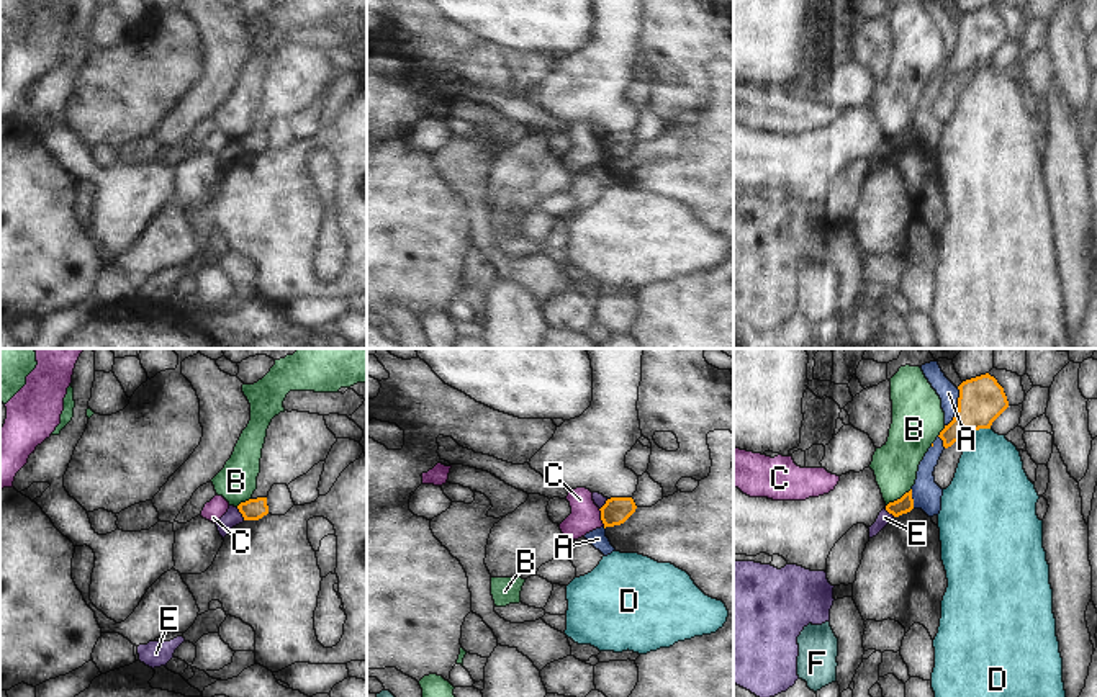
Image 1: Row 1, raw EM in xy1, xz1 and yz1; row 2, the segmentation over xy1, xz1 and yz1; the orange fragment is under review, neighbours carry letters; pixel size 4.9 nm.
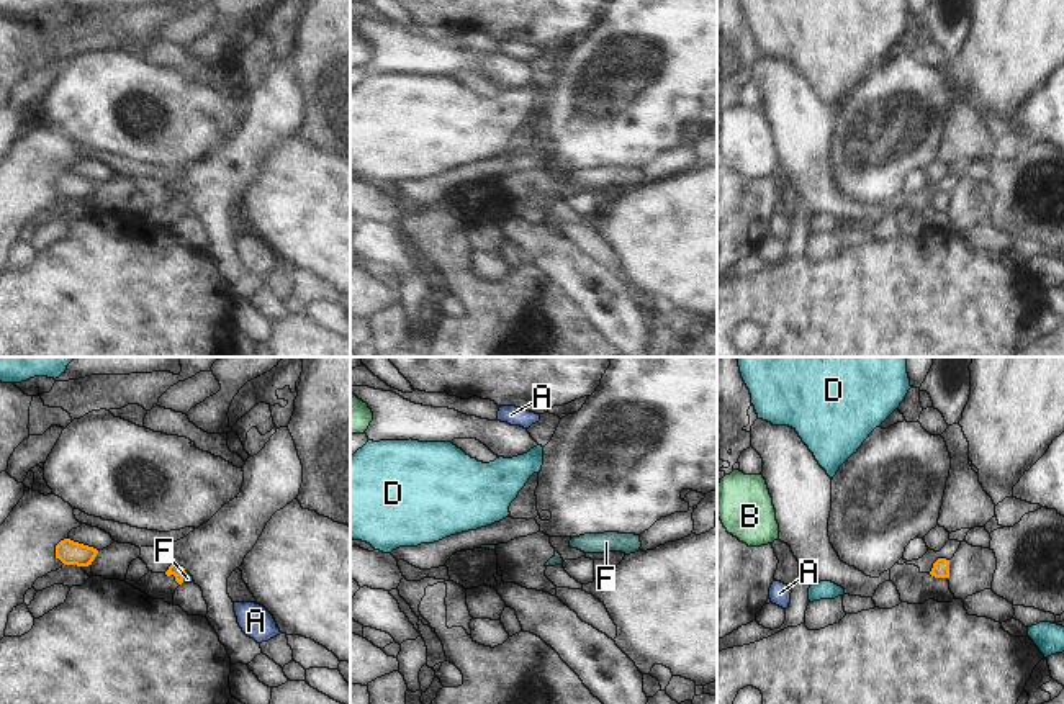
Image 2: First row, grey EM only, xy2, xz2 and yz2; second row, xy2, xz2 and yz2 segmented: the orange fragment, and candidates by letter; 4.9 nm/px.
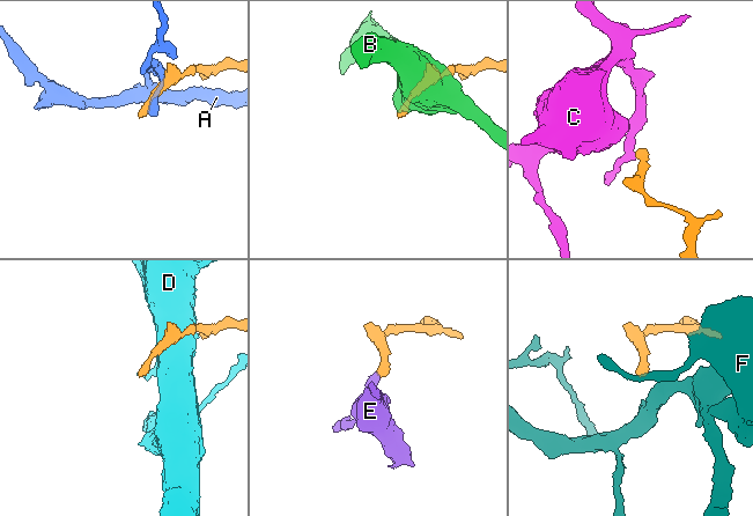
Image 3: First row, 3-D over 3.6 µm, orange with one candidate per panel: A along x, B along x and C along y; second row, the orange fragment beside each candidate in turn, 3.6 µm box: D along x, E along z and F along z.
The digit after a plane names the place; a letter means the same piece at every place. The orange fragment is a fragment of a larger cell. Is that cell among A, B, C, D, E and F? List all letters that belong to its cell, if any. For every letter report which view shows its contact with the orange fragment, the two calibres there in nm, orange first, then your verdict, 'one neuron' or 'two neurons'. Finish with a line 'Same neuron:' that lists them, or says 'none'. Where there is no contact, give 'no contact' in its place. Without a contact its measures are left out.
A: meets orange in yz1; 220 nm thick on the orange side, 100 nm on the other; two neurons
B: meets orange in yz1; 80 nm thick on the orange side, 220 nm on the other; two neurons
C: meets orange in xz1; 140 nm thick on the orange side, 150 nm on the other; two neurons
D: meets orange in yz1; 220 nm thick on the orange side, 340 nm on the other; two neurons
E: meets orange in xy1; 110 nm thick on the orange side, 90 nm on the other; two neurons
F: meets orange in xy2; 60 nm thick on the orange side, 50 nm on the other; one neuron
Same neuron: F

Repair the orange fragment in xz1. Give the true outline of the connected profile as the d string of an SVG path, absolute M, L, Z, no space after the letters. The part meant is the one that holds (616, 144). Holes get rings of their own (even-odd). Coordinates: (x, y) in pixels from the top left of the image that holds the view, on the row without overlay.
M632 131L607 133L599 142L604 162L624 157L635 146L635 142L637 139Z

